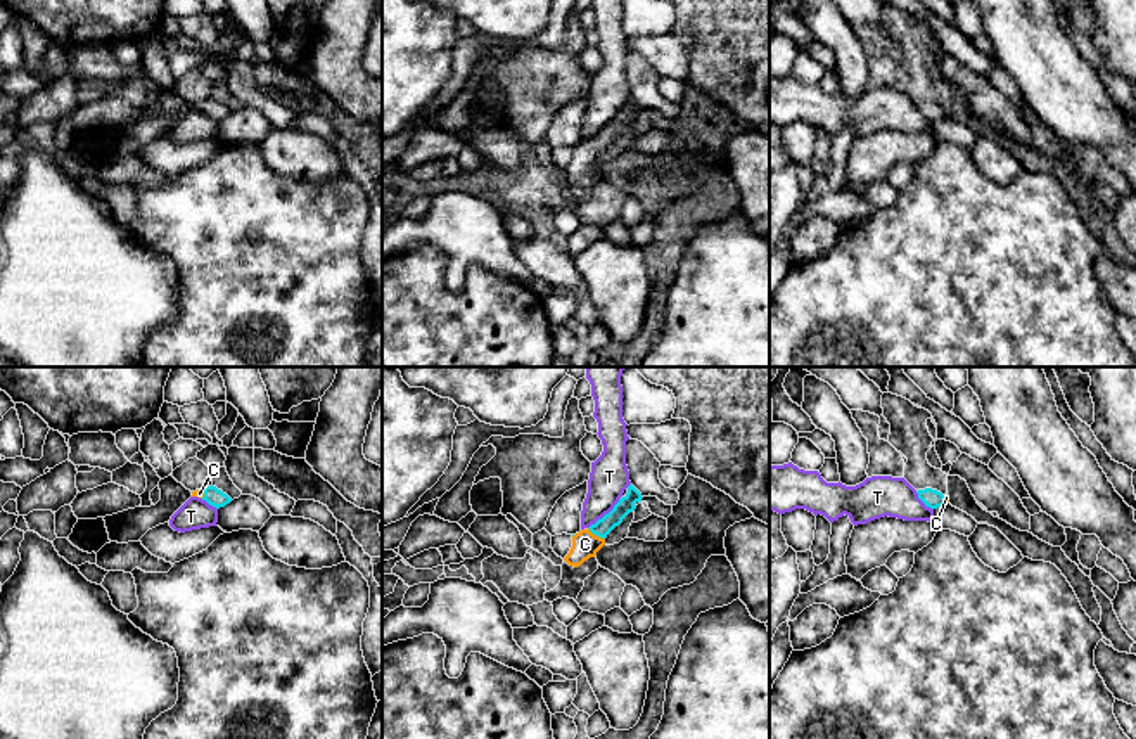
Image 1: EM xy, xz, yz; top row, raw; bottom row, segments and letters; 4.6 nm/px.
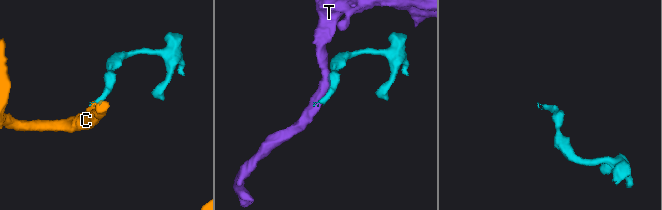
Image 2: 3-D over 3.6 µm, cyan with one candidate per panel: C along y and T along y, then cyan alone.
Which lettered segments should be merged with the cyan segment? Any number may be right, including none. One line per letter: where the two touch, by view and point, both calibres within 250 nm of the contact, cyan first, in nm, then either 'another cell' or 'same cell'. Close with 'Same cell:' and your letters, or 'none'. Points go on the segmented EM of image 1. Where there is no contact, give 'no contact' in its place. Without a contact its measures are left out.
C: xz (597, 535) | 80/120 nm | same cell
T: xz (606, 514) | 80/180 nm | another cell
Same cell: C

